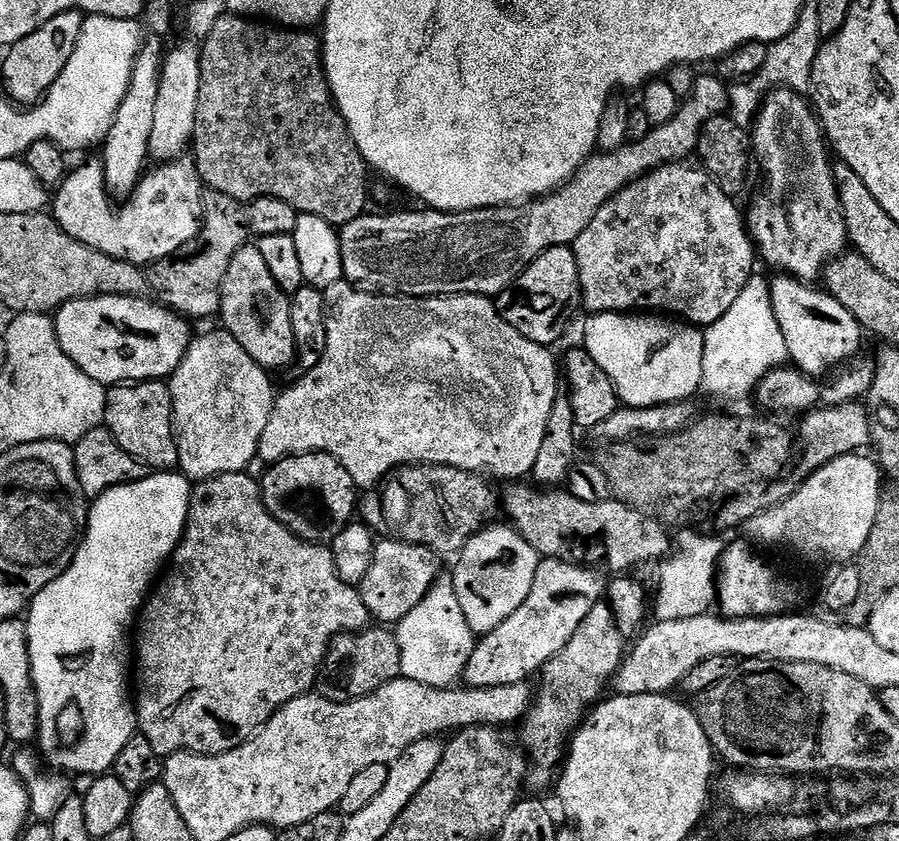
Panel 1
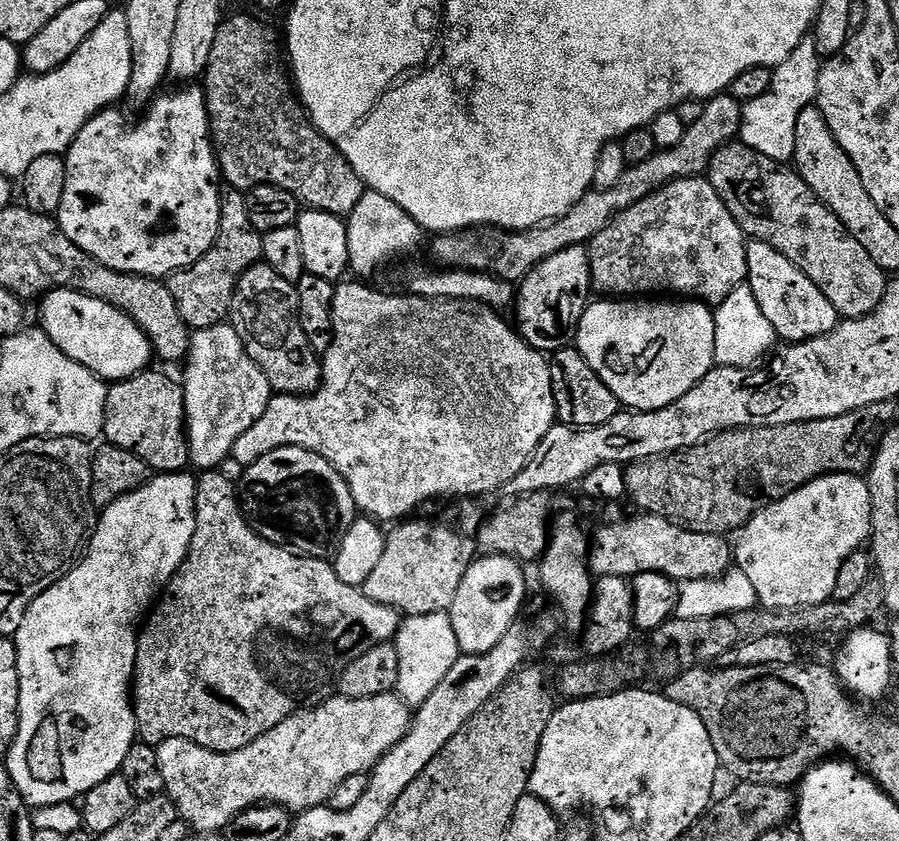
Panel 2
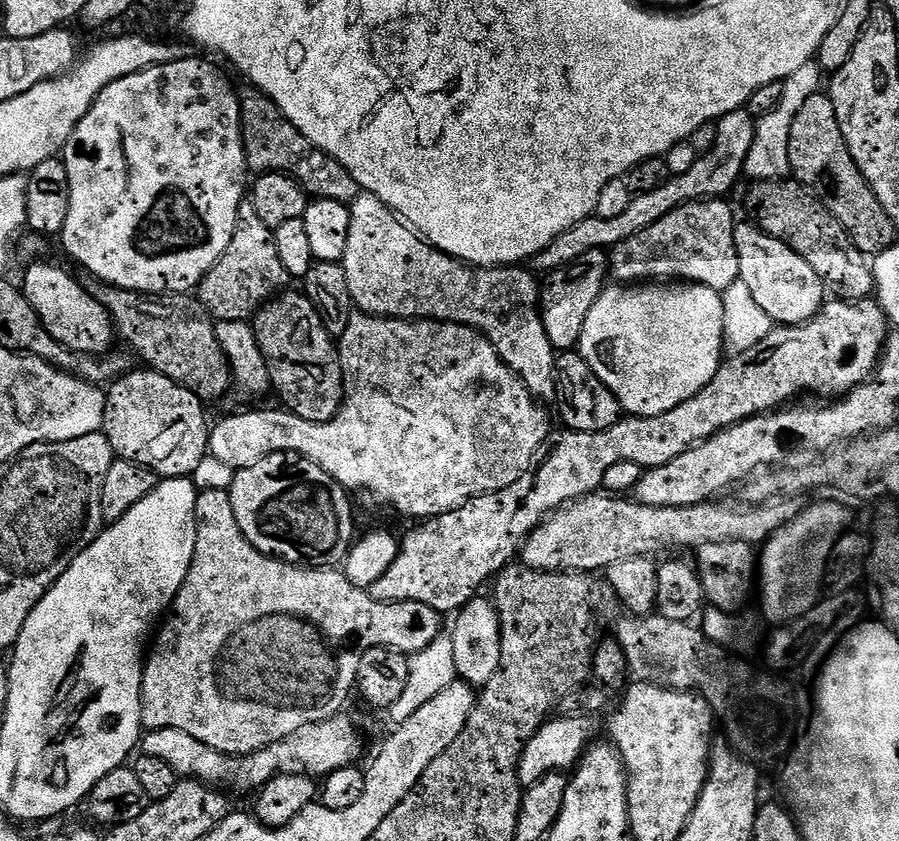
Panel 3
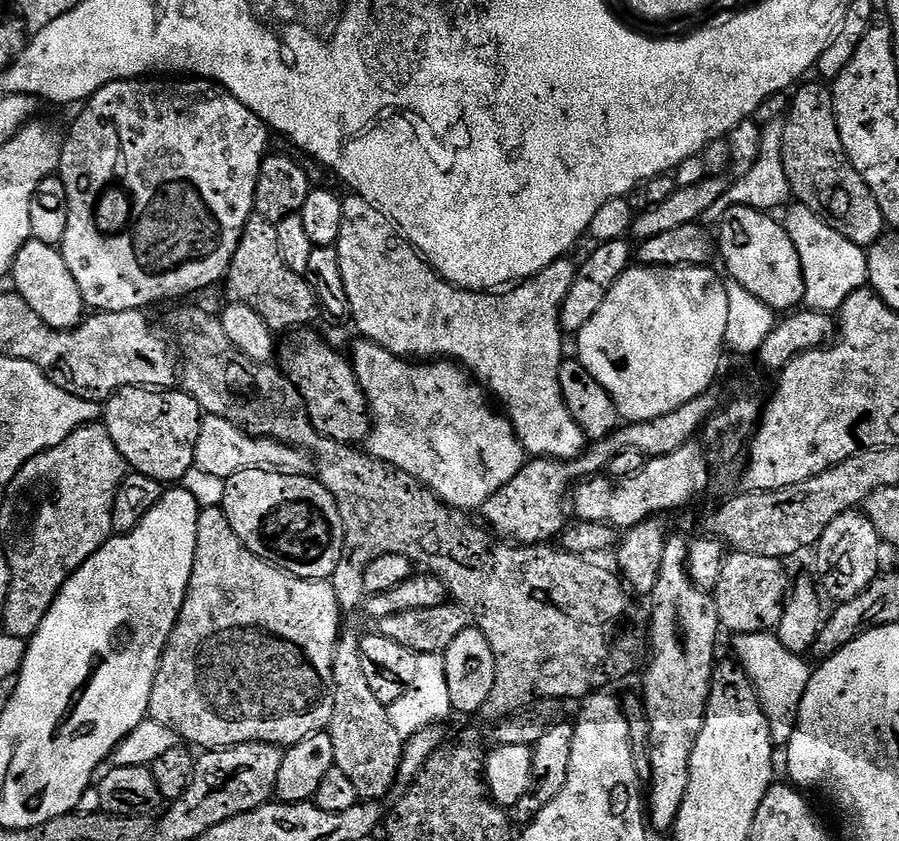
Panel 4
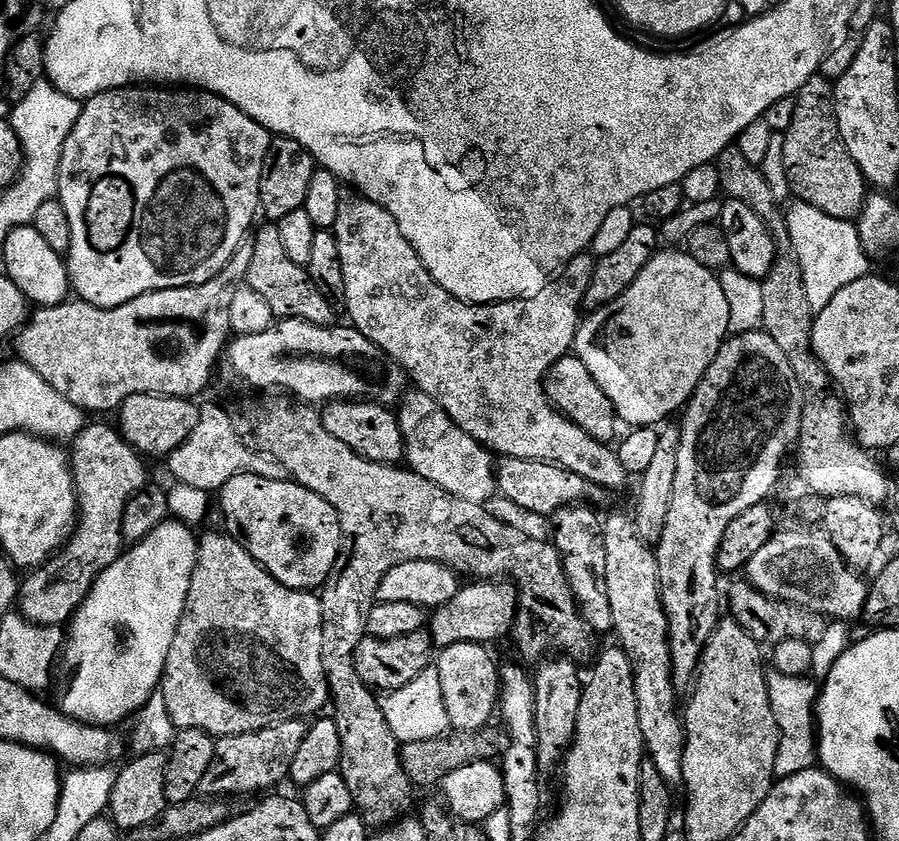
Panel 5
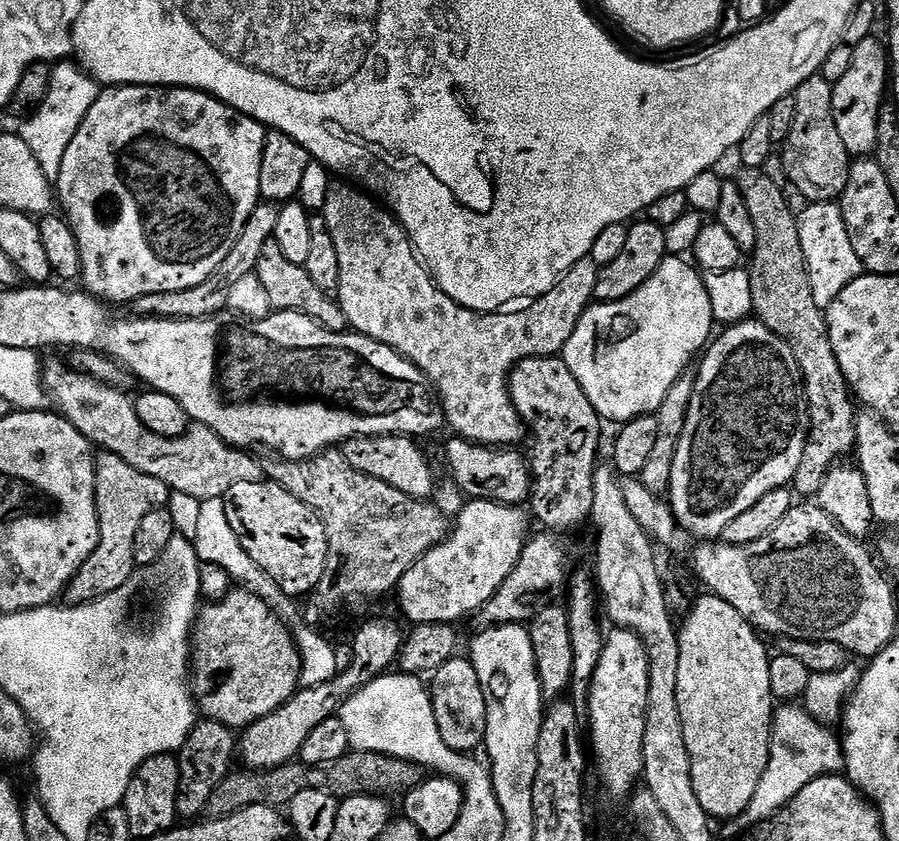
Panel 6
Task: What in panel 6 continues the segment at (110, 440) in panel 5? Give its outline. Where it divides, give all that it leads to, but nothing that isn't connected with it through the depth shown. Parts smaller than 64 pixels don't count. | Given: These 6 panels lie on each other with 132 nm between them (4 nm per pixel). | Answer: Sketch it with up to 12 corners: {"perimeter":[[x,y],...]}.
{"perimeter":[[101,451],[100,544],[62,596],[114,594],[138,568],[142,518],[169,502],[166,482]]}

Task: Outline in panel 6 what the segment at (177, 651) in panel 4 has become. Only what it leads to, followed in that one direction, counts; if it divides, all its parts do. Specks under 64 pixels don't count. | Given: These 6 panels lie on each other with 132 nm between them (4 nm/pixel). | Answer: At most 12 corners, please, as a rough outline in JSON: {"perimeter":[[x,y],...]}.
{"perimeter":[[242,587],[205,603],[190,683],[243,730],[301,687],[301,657]]}

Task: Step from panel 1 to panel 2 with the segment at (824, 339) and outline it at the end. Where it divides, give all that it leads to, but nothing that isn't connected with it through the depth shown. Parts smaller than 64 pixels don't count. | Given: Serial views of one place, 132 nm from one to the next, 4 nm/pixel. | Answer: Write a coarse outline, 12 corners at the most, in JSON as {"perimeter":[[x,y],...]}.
{"perimeter":[[749,243],[746,282],[781,341],[836,329],[826,294],[790,258]]}

